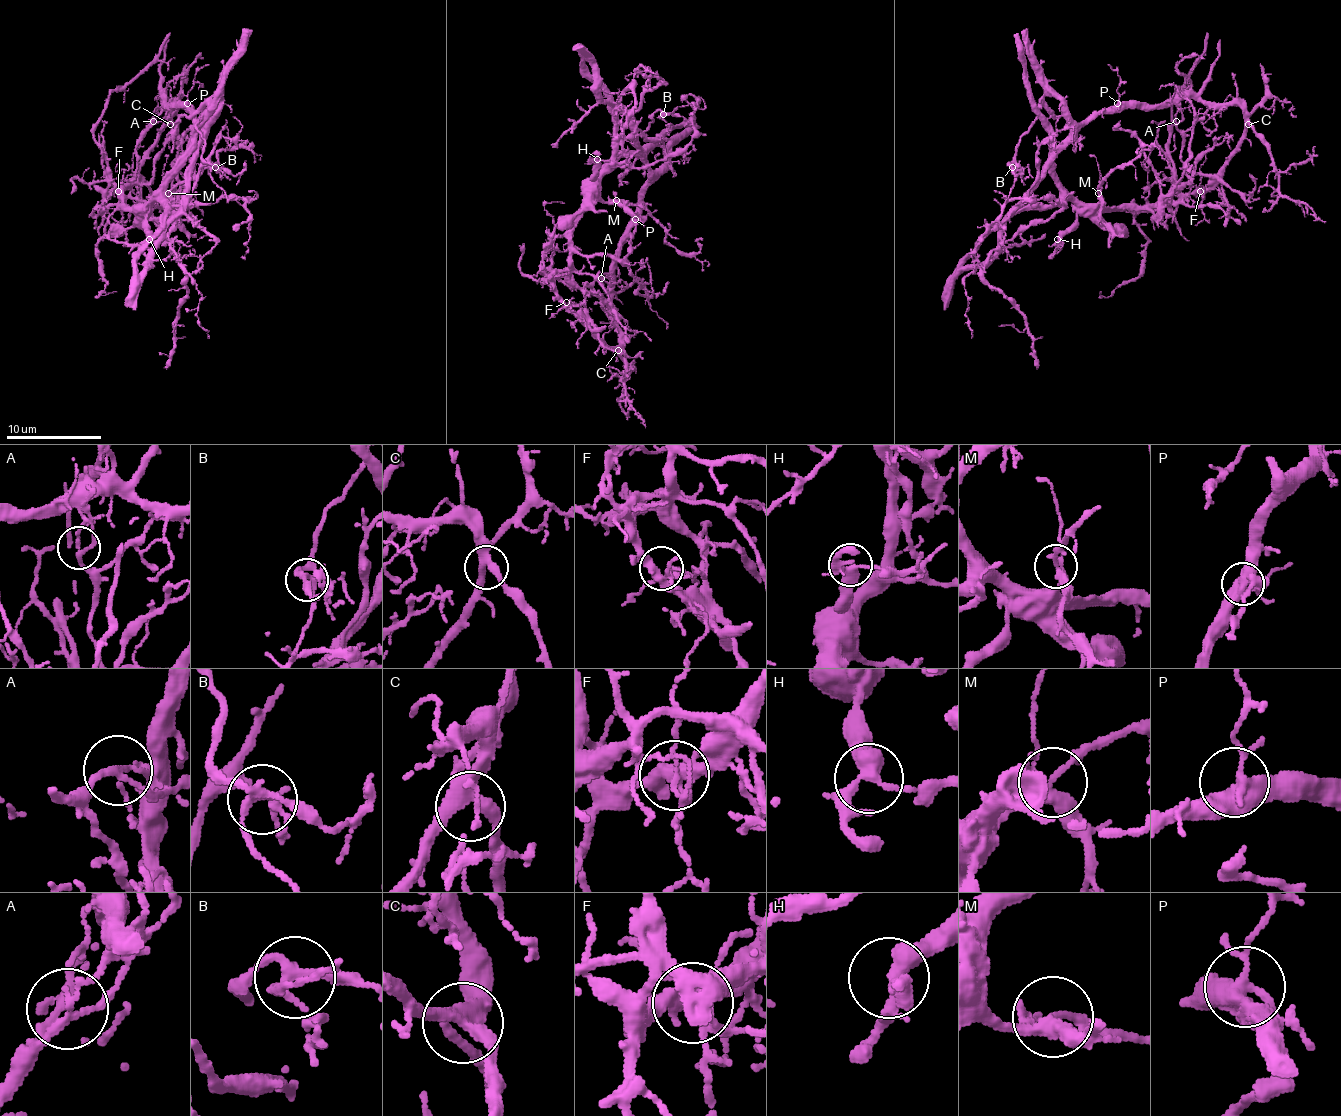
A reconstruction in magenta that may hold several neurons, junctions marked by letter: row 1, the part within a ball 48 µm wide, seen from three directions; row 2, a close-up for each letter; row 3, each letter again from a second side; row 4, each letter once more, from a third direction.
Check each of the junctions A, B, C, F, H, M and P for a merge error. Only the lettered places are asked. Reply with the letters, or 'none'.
A

